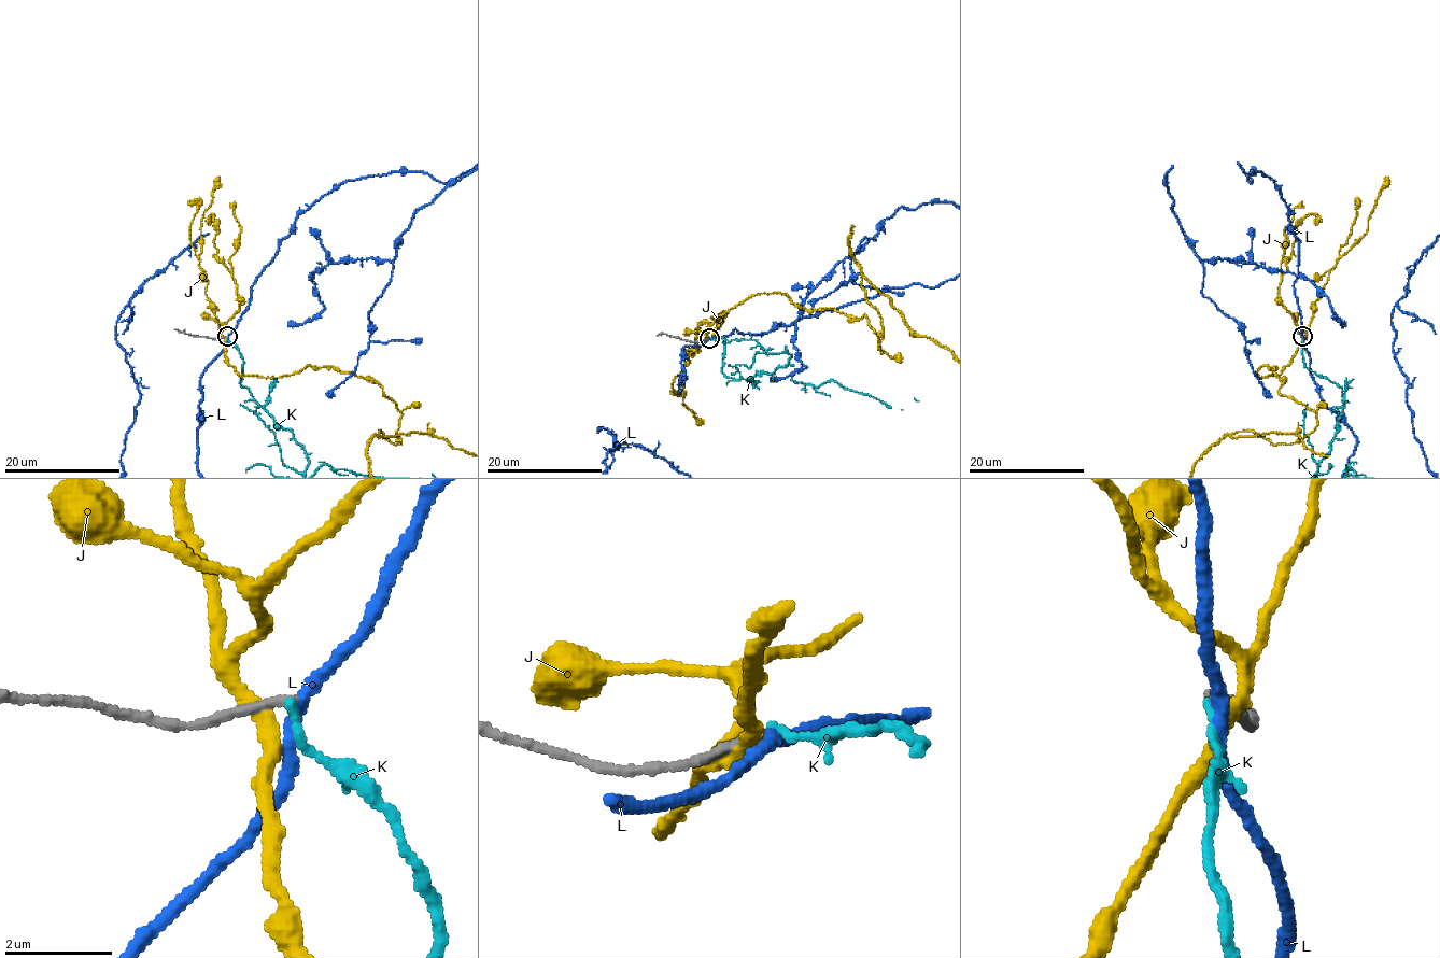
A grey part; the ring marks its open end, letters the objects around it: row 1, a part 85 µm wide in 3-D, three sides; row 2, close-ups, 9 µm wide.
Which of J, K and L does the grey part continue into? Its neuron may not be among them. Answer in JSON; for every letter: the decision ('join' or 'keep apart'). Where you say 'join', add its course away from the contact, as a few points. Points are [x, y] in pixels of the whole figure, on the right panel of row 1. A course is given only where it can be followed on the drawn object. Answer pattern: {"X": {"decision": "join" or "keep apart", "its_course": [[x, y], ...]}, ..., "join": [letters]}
{"J": {"decision": "keep apart"}, "K": {"decision": "keep apart"}, "L": {"decision": "keep apart"}, "join": []}

